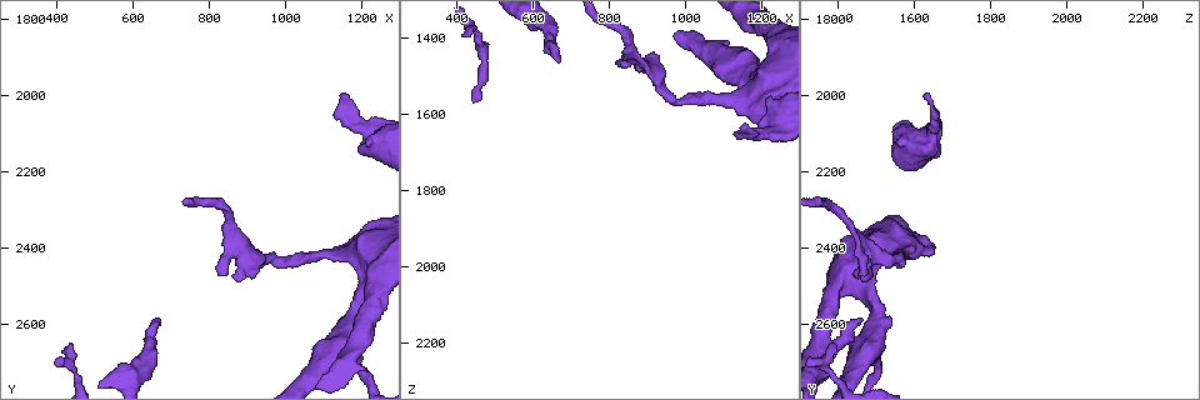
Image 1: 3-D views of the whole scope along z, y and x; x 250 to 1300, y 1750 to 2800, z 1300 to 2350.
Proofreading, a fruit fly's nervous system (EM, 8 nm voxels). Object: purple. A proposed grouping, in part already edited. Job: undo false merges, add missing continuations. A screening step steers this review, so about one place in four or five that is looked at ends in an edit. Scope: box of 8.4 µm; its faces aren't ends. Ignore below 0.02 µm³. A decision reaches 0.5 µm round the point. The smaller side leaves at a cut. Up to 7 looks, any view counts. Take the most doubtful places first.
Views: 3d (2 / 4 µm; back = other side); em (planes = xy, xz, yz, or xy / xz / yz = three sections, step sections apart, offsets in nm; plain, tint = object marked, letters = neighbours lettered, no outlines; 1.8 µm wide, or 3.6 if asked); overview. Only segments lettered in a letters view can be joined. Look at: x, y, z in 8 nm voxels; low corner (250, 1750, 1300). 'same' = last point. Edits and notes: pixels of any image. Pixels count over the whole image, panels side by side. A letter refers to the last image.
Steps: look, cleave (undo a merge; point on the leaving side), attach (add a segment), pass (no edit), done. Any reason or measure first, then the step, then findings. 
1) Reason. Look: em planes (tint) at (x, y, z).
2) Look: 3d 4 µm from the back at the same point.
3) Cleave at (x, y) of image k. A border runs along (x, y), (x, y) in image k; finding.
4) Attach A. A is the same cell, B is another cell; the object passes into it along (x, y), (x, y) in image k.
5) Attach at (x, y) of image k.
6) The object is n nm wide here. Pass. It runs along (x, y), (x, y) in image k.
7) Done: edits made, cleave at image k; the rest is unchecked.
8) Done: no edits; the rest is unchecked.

Long arm stops here. Look: em 3.6 µm planes (tint) at (1150, 2005, 1630).

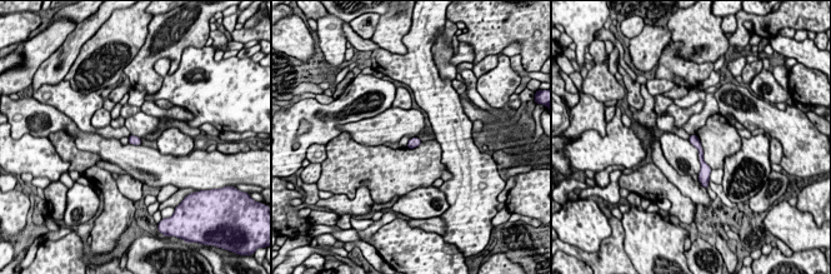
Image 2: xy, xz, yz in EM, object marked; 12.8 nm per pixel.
What lies round it. Look: em 3.6 µm planes (letters) at the same point.

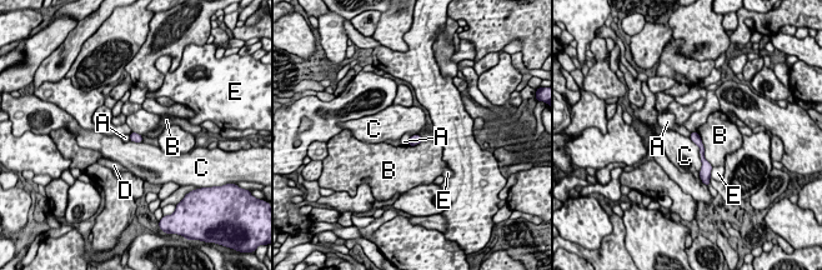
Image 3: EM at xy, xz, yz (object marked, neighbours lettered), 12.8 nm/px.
The object is 120 nm wide here. Pass. A, B, C, D and E are other cells; it runs along (695, 134), (701, 146), (705, 171) in image 3; no lettered segment goes on from it.

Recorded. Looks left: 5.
Free end. Look: em 3.6 µm planes (letters) at (665, 2590, 1465).

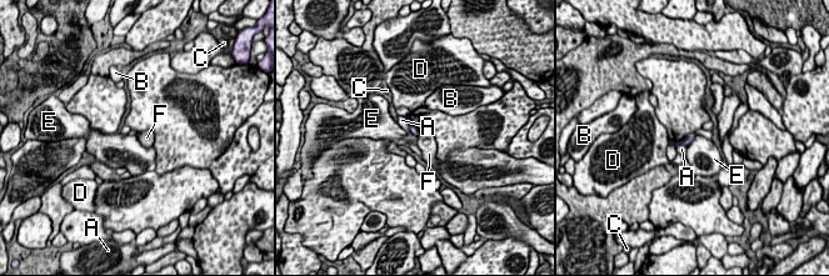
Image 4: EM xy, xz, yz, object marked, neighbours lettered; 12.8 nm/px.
Pass. A, B, C, D, E and F are other cells; it runs along (693, 135), (684, 142), (672, 142) in image 4; no lettered segment goes on from it.

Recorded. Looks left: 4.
Thick turns thin. Look: 3d 4 µm at (1245, 2475, 1445).

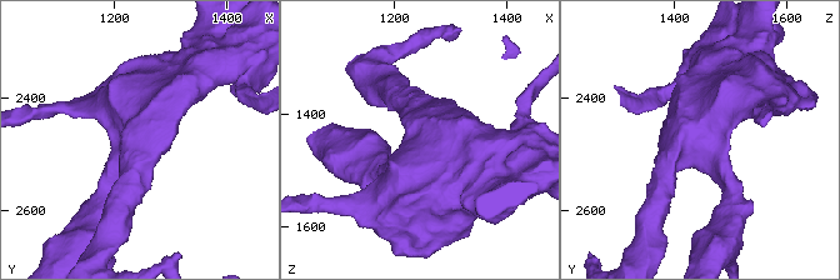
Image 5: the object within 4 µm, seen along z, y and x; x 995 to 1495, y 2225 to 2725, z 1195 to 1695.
Look: em 3.6 µm planes (letters) at (1245, 2470, 1445).

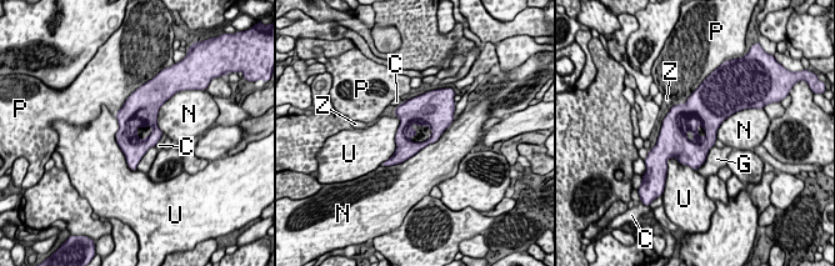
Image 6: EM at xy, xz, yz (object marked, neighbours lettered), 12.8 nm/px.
Pass. C, G, N, P, U and Z are other cells; a border runs along (454, 120), (435, 141), (388, 166) in image 6; all the same cell.

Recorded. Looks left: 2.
Done: no edits; the rest is unchecked.

